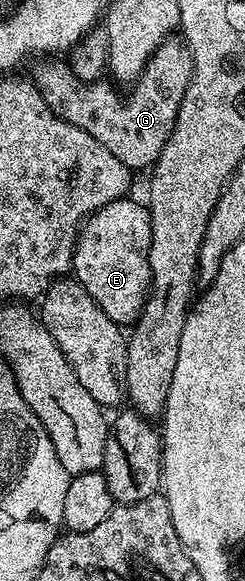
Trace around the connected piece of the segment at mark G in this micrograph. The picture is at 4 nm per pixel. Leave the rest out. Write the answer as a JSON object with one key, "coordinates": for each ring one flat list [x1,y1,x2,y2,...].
{"coordinates":[[168,38,154,51,152,58,148,58,144,70,138,75,137,80,133,81,132,87,129,89,131,92,127,94,125,100,117,92,119,89,113,83,110,83,111,85,105,84,105,79,101,78,86,83,78,80,65,59,42,58,35,64,38,65,34,68,32,83,40,90,44,102,48,102,51,110,64,122,92,134,92,138,96,138,96,142,108,146,108,150,112,150,112,154,116,154,116,158,120,158,120,162,124,162,132,170,138,170,138,168,149,169,158,160,162,147,166,145,174,129,174,123,180,110,180,102,188,90,192,70,194,69,192,66,192,54,185,40]]}

